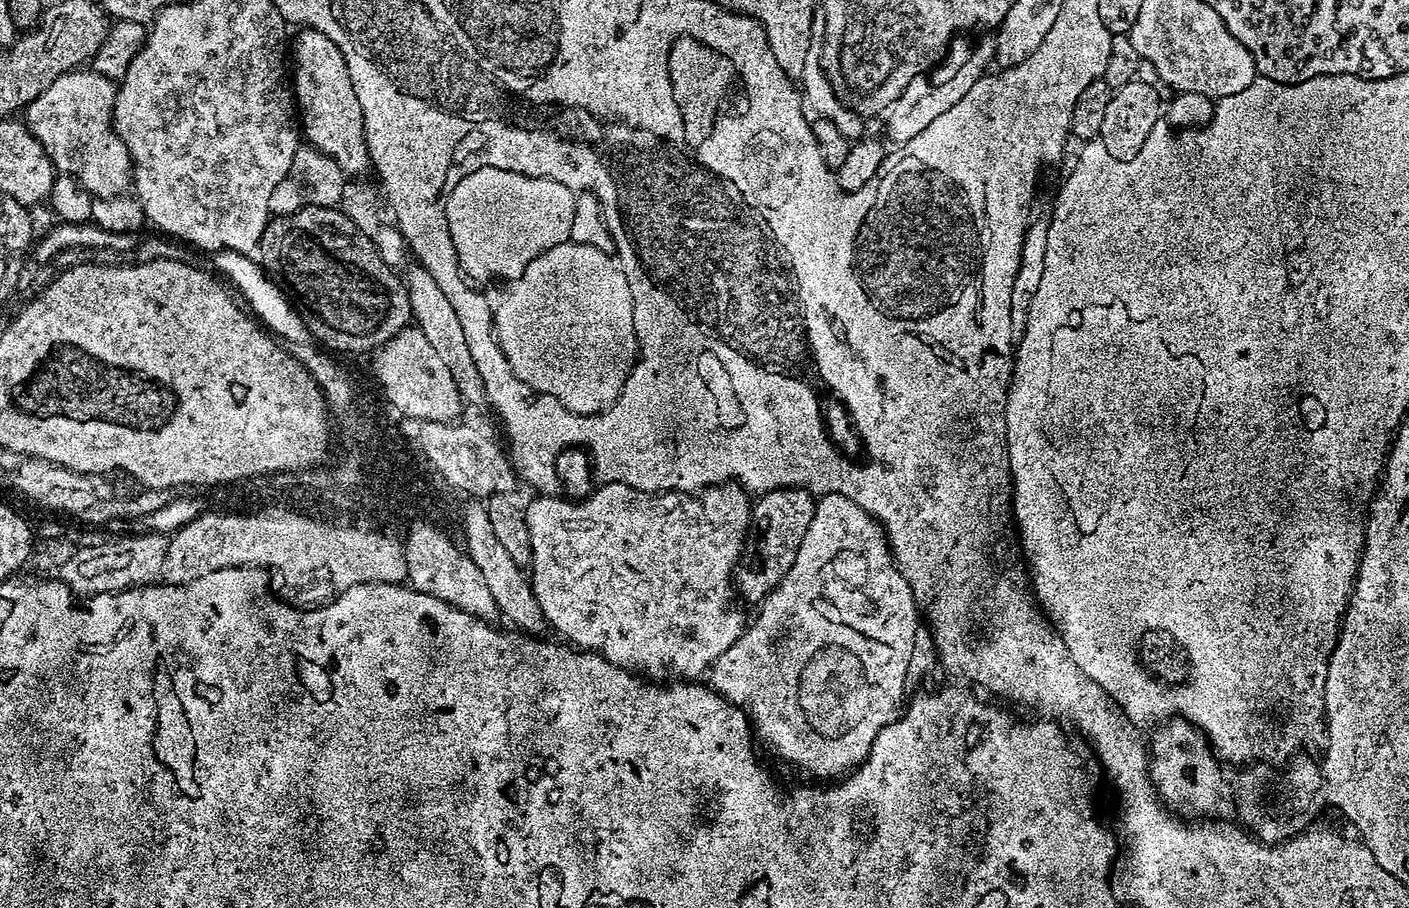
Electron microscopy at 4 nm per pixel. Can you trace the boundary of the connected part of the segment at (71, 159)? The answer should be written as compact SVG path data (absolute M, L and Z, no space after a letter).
M73 70L58 77L34 102L26 109L26 123L38 142L47 150L52 159L52 167L57 173L72 176L93 198L123 196L133 187L134 169L132 159L112 126L112 111L116 109L118 88L111 80L97 76L92 70Z

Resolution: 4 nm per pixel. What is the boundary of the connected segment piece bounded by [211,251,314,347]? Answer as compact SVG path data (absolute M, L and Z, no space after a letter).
M218 251L213 253L211 260L214 264L213 269L221 276L226 276L230 282L229 285L246 300L245 305L249 311L275 336L279 339L284 338L295 347L309 347L314 340L312 331L302 322L302 318L297 314L293 305L289 302L288 296L276 284L275 280L264 271L259 261L256 261L251 255L238 251Z

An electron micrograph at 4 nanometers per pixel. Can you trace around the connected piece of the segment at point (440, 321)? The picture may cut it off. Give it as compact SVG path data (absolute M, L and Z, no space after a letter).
M414 264L410 268L411 266L407 269L408 274L405 273L404 281L415 327L425 335L426 342L430 343L433 351L444 363L446 370L449 370L461 399L467 405L468 403L483 405L486 400L486 389L481 380L475 356L470 354L469 344L465 341L465 330L456 314L456 308L448 296L439 289L438 282L435 282L428 270L419 264Z

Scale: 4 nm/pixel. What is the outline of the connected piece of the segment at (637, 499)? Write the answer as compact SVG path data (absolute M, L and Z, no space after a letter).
M601 483L592 495L579 502L565 502L555 500L552 496L537 495L522 512L525 529L529 532L530 550L532 558L530 563L530 585L534 598L542 610L549 629L557 632L557 637L563 638L567 643L586 652L596 652L606 658L614 666L625 668L633 674L649 672L656 676L660 671L668 678L683 678L692 682L703 677L711 669L712 664L723 652L730 650L734 642L743 634L746 627L746 616L736 608L731 608L732 596L734 600L734 580L736 563L744 550L748 525L752 523L752 504L749 495L739 487L728 484L718 484L705 488L699 494L691 492L633 492L624 484Z

